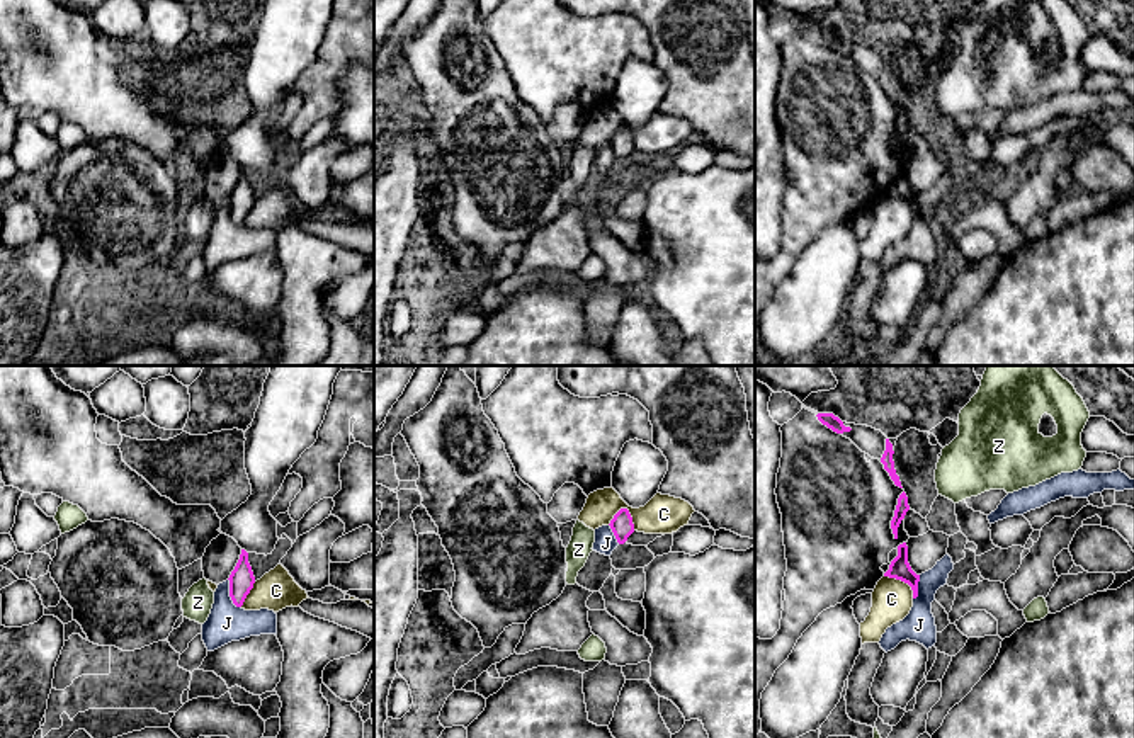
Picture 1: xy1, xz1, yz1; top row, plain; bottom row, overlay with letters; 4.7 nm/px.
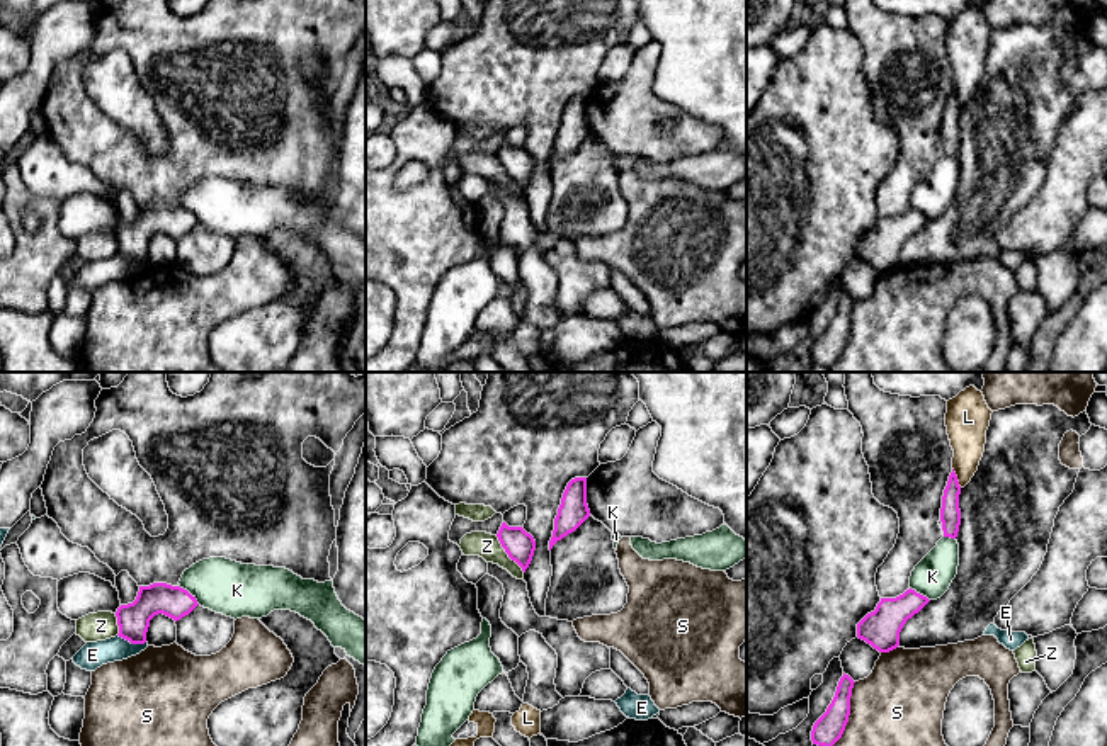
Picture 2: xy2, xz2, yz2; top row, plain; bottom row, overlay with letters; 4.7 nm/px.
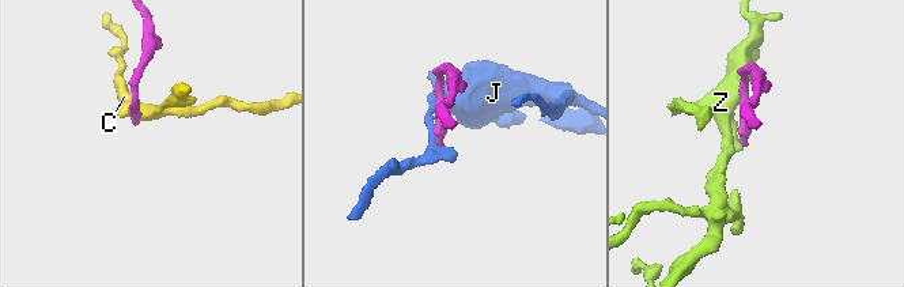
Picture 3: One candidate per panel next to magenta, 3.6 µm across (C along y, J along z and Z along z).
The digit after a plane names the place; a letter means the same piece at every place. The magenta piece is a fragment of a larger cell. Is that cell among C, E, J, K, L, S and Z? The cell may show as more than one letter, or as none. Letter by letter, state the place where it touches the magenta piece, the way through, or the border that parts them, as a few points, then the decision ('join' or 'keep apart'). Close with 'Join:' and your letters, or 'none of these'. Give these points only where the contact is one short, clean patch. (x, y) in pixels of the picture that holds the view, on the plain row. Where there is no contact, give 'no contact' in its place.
C: meets magenta in xz1 at (626, 128); keep apart
E: meets magenta in xy2 at (131, 262); keep apart
J: meets magenta in xy1 at (230, 213); border along xy1 (228, 198), (228, 215), (240, 227); keep apart
K: meets magenta in xy2 at (189, 213); keep apart
L: meets magenta in yz2 at (956, 97); join
S: meets magenta in yz2 at (849, 333); keep apart
Z: meets magenta in xz2 at (507, 172); keep apart
Join: L

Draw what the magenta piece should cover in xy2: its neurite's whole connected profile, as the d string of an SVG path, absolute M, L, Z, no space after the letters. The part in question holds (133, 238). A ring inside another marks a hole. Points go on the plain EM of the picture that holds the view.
M153 202L139 206L133 223L121 224L116 231L119 257L131 263L145 263L150 240L163 233L175 241L189 235L197 226L196 216L180 206Z

